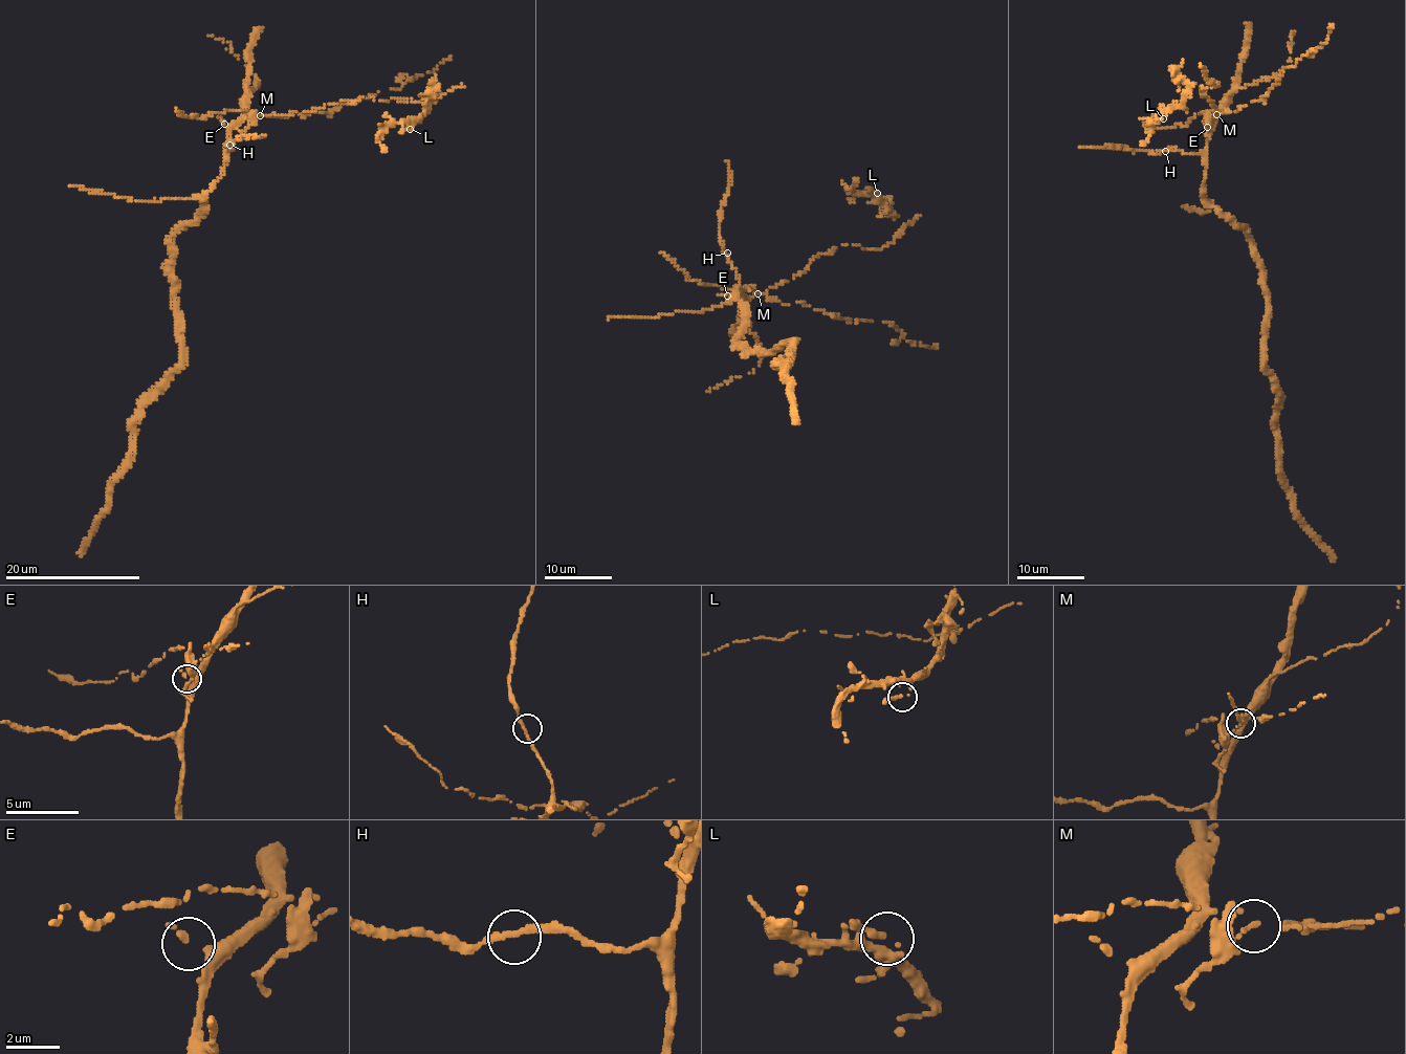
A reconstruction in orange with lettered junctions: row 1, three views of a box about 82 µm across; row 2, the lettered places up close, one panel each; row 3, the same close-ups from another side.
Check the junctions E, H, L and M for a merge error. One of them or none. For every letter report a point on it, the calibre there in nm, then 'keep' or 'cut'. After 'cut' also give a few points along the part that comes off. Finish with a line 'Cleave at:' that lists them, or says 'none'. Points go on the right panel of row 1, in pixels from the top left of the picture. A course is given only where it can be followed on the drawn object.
E: at (1207, 127); 260 nm thick; keep
H: at (1165, 151); 260 nm thick; keep
L: at (1163, 118); 280 nm thick; keep
M: at (1216, 114); 240 nm thick; cut
Cleave at: M

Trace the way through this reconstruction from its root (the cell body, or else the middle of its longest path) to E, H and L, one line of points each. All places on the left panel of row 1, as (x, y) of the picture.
E: (204, 197), (222, 172), (229, 127), (229, 124), (224, 124)
H: (204, 197), (220, 175), (226, 153), (233, 151), (229, 145)
L: (204, 197), (228, 133), (254, 111), (433, 99), (404, 121), (410, 129)

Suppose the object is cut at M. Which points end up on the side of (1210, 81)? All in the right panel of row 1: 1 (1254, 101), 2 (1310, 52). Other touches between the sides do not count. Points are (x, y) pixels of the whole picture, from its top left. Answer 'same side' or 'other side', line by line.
1: other side
2: other side

